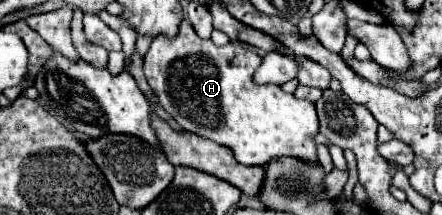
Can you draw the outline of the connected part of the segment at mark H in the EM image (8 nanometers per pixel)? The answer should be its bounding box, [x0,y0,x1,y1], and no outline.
[144,21,318,165]

